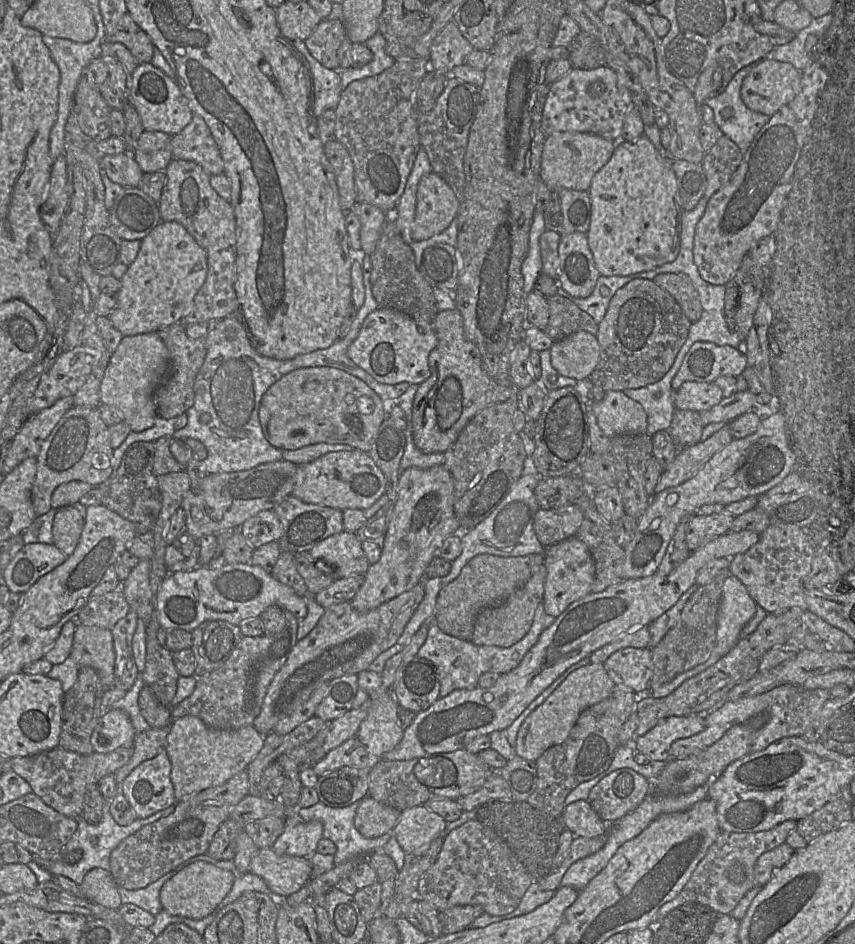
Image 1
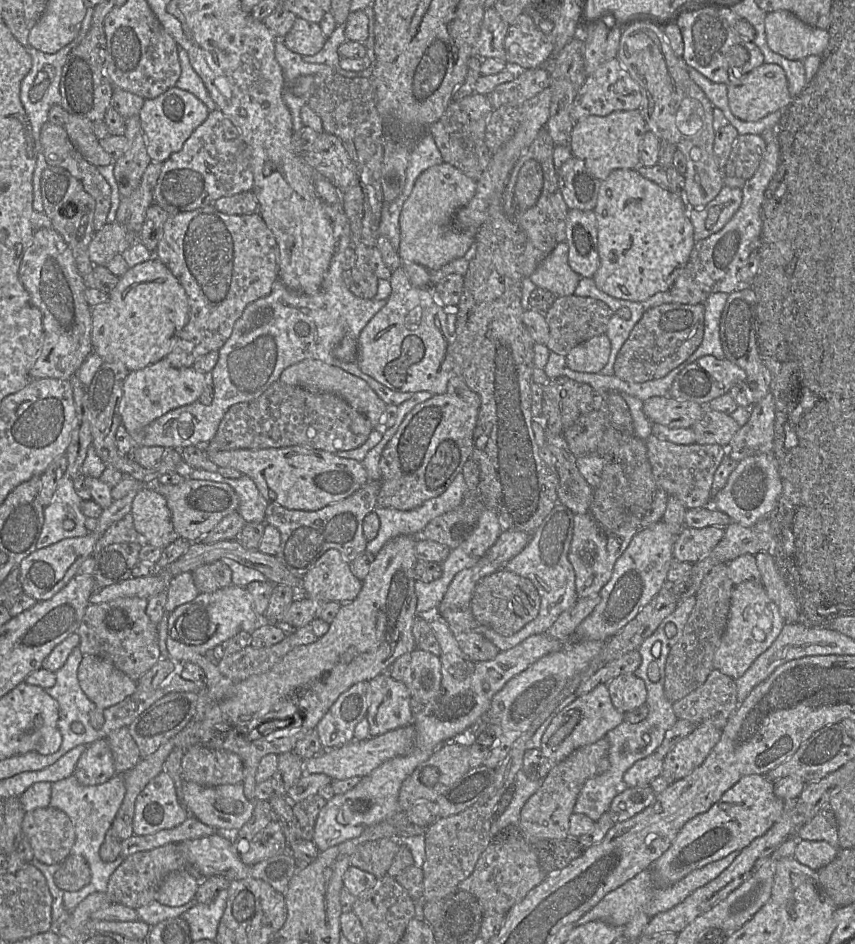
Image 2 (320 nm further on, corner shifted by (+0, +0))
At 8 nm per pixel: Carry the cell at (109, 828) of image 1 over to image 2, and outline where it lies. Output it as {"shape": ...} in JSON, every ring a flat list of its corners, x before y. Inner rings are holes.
{"shape":[[115,774,103,784,85,786,78,782,74,775,62,780,50,782,37,782,31,785,21,796,20,802,26,812,36,808,51,806,65,812,73,823,75,829,75,843,71,854,80,855,87,861,91,880,78,891,64,891,63,904,67,911,73,910,88,895,94,892,106,892,108,881,112,873,123,862,125,858,119,855,114,861,104,862,101,860,99,850,104,842,107,831,119,810,126,793,123,775]]}

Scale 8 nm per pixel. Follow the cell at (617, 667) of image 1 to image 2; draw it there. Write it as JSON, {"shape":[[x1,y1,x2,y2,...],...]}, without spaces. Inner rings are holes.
{"shape":[[634,673,621,674,607,684,613,705,622,713,632,711,646,703,648,695,646,684]]}

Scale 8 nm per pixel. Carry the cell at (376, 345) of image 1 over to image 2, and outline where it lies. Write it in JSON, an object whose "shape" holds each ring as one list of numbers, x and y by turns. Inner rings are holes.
{"shape":[[402,266,391,274,391,293,386,304,372,317,359,334,356,363,361,371,391,390,416,393,427,391,433,395,446,392,453,368,452,343,447,327,447,313,431,288,418,288,411,284]]}

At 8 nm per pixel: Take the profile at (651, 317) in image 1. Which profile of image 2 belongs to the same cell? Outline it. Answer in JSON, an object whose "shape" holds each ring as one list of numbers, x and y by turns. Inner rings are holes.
{"shape":[[667,303,647,310,619,350,614,363,614,375,634,383,666,376,700,346,704,336,704,314,704,304]]}

